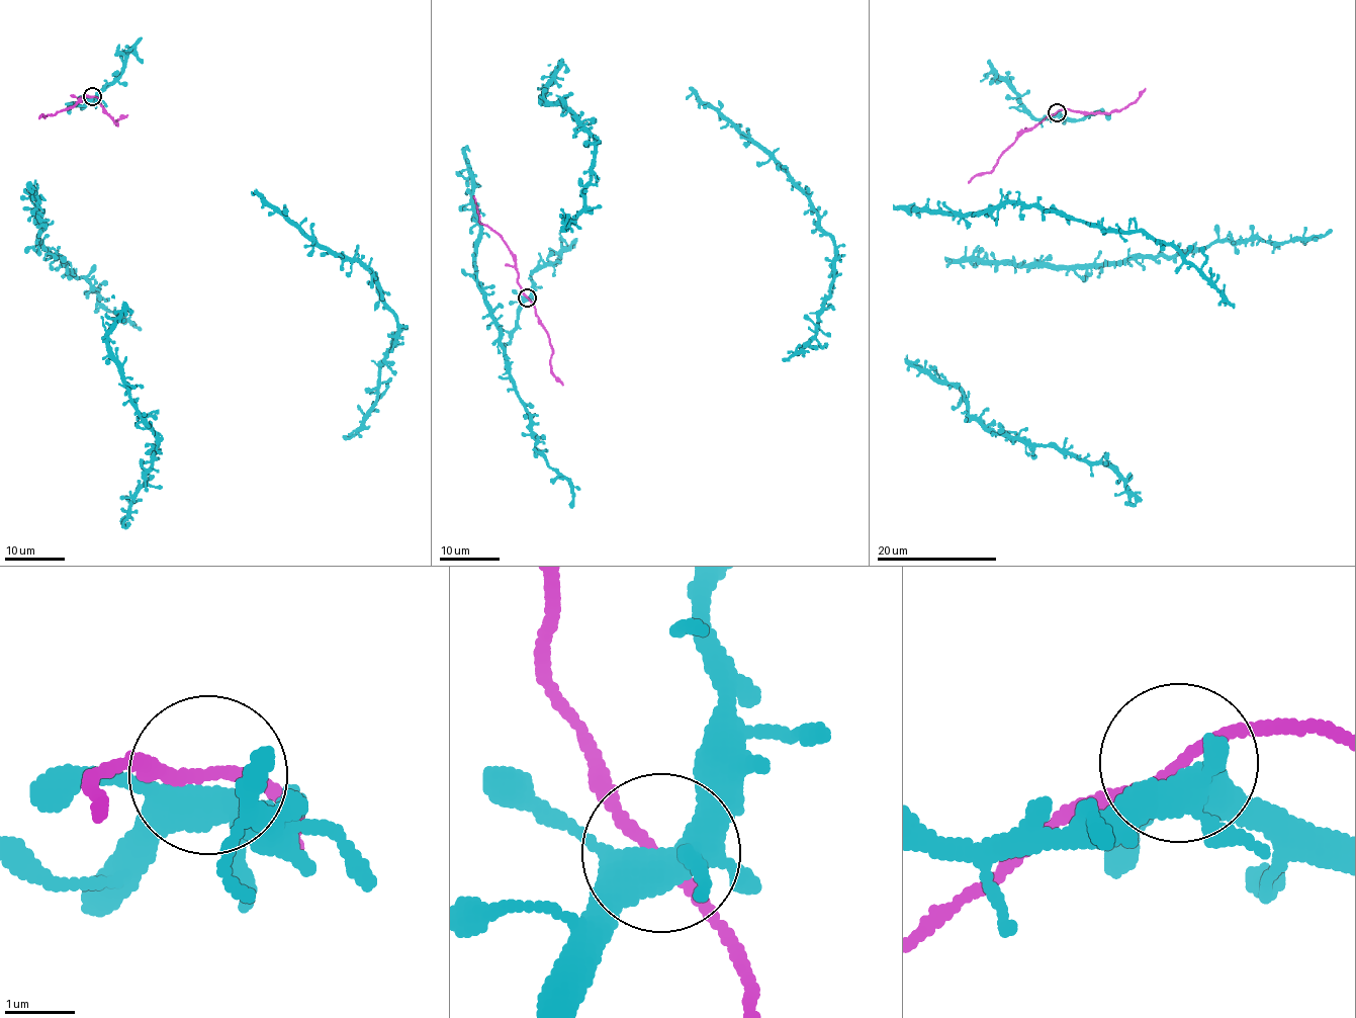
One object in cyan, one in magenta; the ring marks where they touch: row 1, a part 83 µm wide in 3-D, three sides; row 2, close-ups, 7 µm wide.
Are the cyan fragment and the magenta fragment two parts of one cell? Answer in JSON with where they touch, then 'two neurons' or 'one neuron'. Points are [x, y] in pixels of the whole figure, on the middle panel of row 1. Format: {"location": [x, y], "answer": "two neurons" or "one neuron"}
{"location": [527, 298], "answer": "one neuron"}

